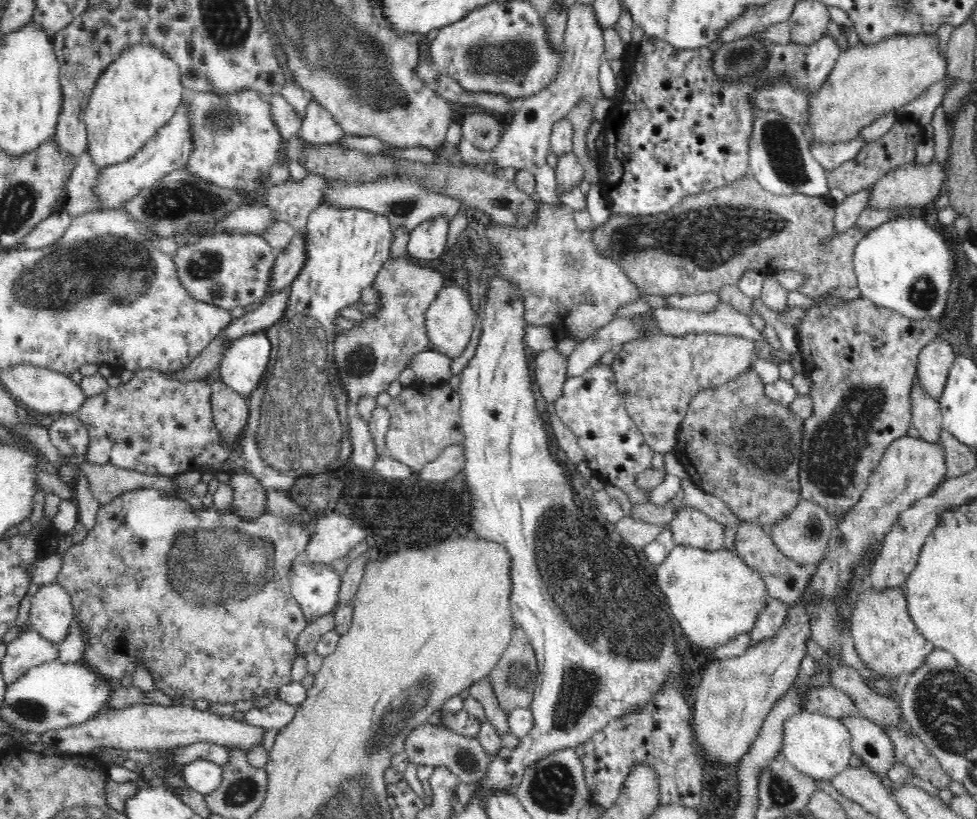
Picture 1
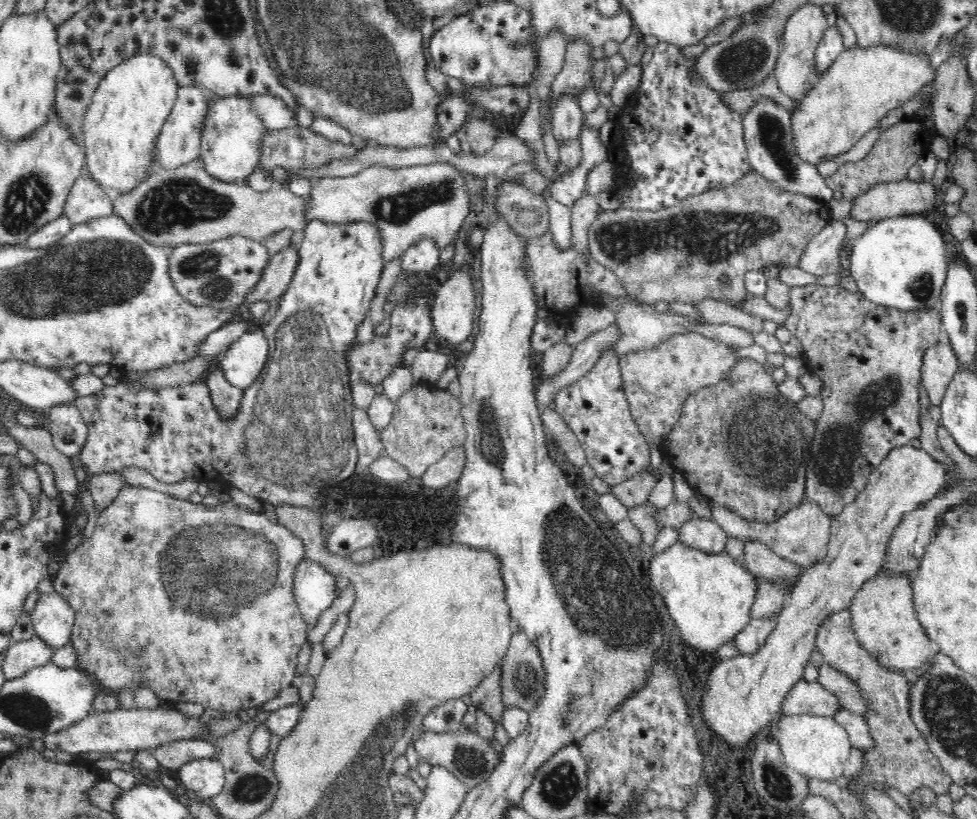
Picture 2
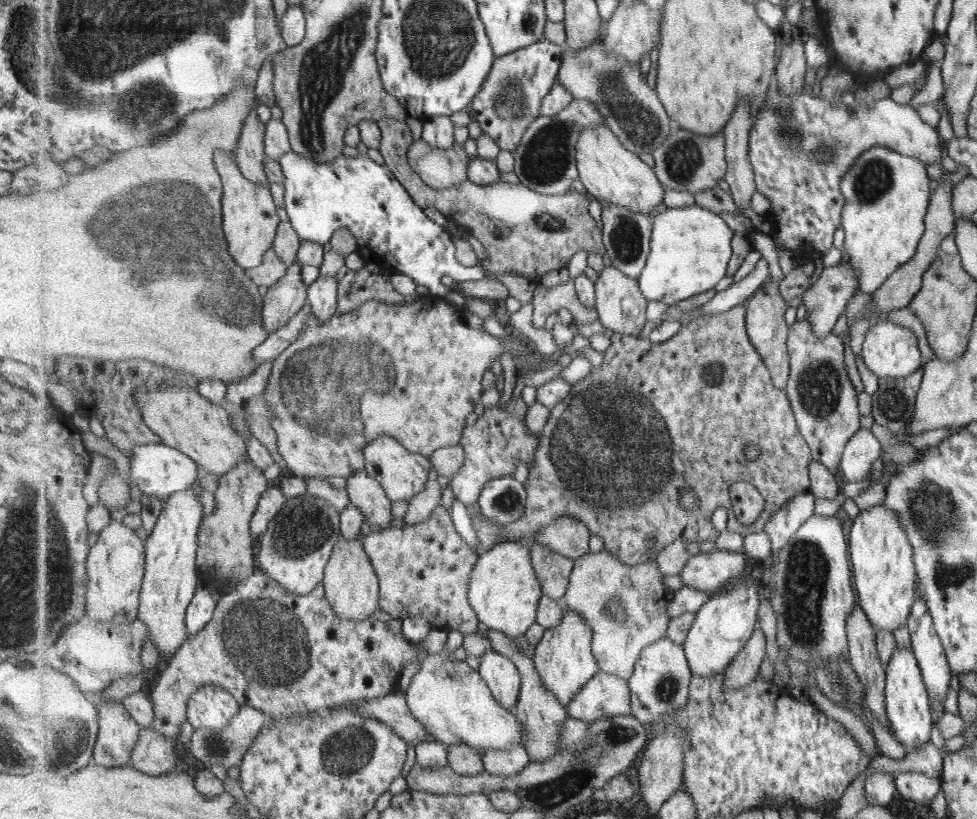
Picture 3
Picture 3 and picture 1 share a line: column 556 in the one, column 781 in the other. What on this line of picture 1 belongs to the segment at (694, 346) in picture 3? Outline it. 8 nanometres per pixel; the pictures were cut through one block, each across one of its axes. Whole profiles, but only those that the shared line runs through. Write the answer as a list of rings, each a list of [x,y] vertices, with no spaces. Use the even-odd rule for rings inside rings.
[[[752,368],[748,372],[739,377],[734,378],[732,381],[723,383],[713,388],[705,389],[702,392],[698,392],[684,416],[682,423],[680,424],[680,432],[678,432],[678,442],[675,447],[676,455],[679,459],[683,460],[686,471],[690,474],[692,481],[705,492],[711,493],[718,499],[722,500],[726,507],[740,520],[754,521],[755,524],[762,526],[774,526],[782,518],[786,518],[794,508],[800,502],[800,484],[798,481],[798,460],[801,455],[800,450],[800,437],[801,437],[801,424],[803,419],[794,416],[786,406],[780,406],[775,402],[770,402],[765,396],[763,396],[764,384],[760,382],[757,374]]]

